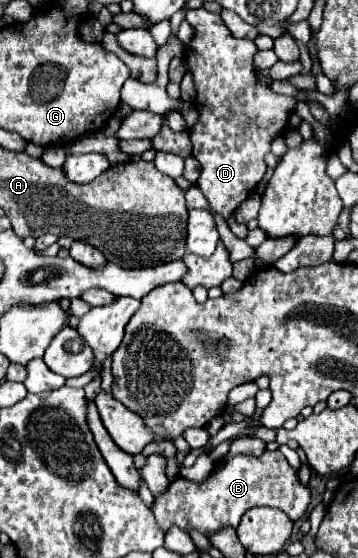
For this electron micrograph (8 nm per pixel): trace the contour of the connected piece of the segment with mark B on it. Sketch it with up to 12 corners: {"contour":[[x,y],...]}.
{"contour":[[236,455],[206,483],[184,477],[156,497],[168,531],[238,527],[252,507],[304,517],[310,491],[292,467]]}

